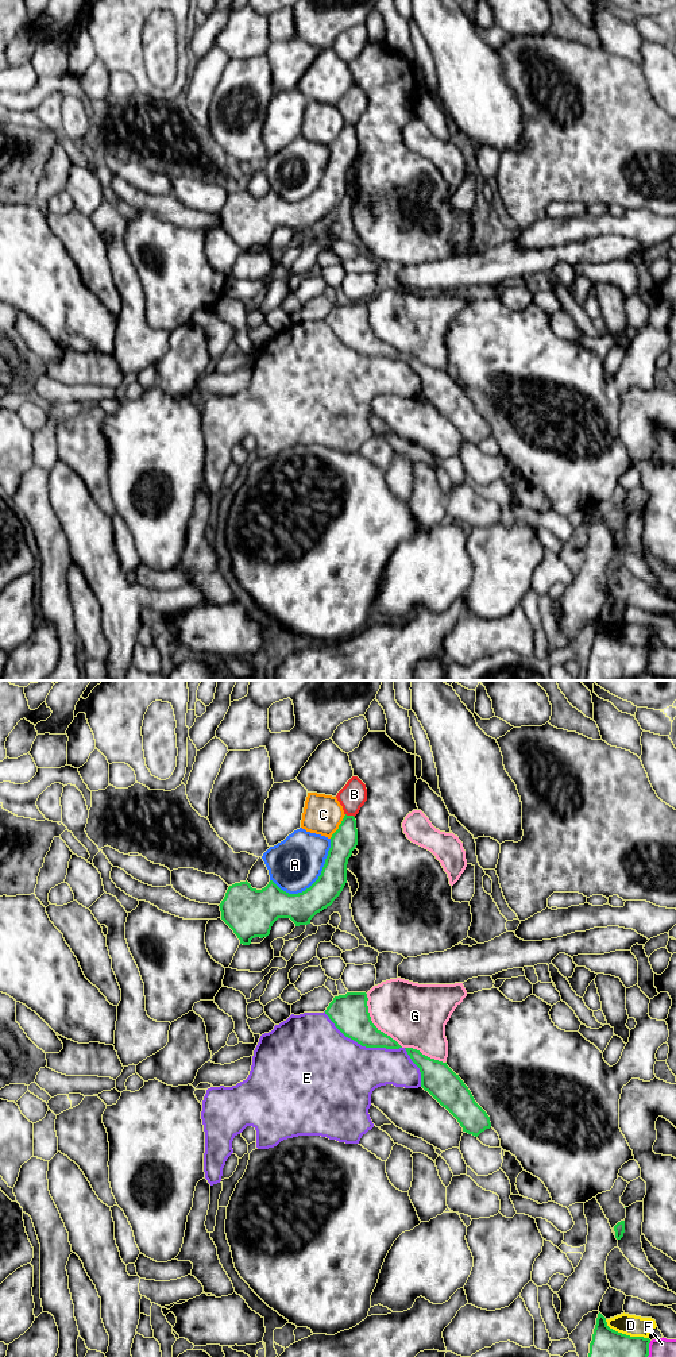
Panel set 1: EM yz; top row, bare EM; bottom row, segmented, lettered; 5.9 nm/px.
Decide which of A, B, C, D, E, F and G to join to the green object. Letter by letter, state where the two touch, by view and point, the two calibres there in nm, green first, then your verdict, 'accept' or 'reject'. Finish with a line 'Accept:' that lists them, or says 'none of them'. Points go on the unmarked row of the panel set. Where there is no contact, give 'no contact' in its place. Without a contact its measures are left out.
A: yz (315, 191) | 180/320 nm | reject
B: yz (350, 124) | 160/160 nm | reject
C: yz (339, 135) | 160/240 nm | reject
D: yz (625, 643) | 240/130 nm | reject
E: yz (362, 354) | 220/500 nm | accept
F: yz (648, 660) | 240/160 nm | reject
G: yz (373, 332) | 220/380 nm | reject
Accept: E

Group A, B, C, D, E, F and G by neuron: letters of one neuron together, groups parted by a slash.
A / B / C / D / E / F / G

